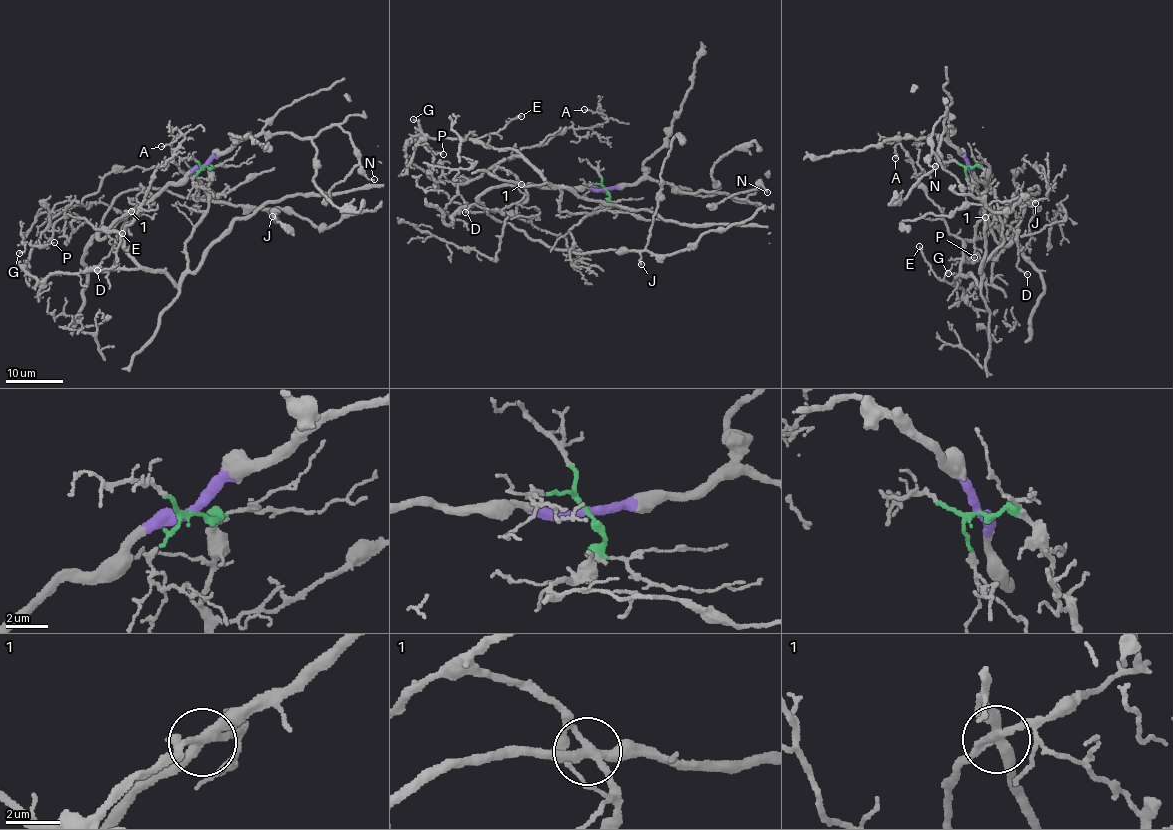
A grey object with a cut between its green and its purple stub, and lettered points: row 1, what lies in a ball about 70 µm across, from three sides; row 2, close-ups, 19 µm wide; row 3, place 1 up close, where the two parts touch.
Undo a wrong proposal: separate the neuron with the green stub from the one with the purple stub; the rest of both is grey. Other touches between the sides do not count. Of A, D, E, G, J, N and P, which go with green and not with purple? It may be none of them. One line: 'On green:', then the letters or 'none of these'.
On green: A, D, E, G, P

